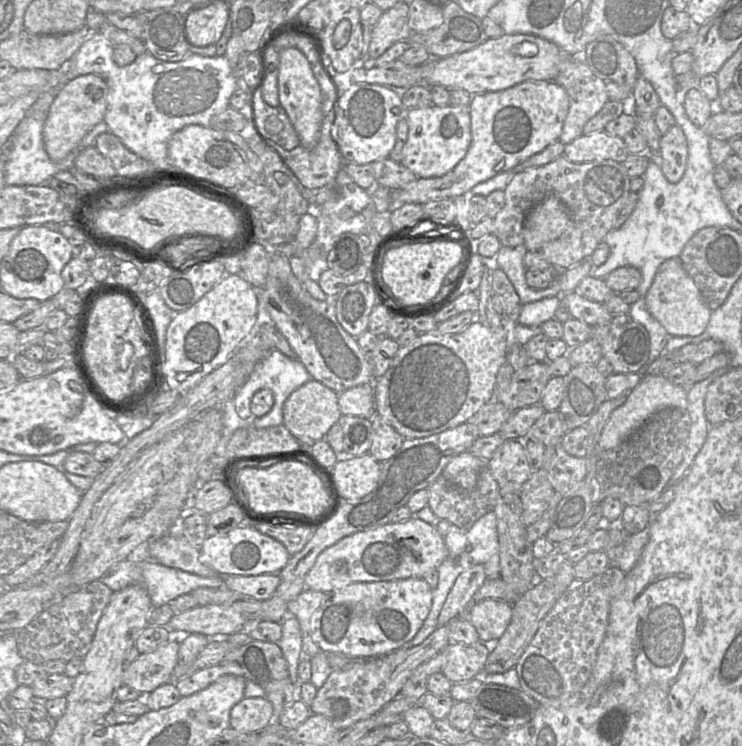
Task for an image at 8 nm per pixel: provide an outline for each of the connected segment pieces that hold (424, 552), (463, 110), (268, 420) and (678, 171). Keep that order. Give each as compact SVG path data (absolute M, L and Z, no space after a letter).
M412 517L401 523L388 523L372 530L357 532L346 536L336 544L325 549L305 577L305 588L330 592L356 582L378 582L406 578L422 578L430 571L437 570L447 558L448 551L436 528L423 520Z
M432 106L408 109L408 138L401 164L418 178L440 177L451 171L467 154L471 144L471 118L468 106Z
M272 350L264 359L257 363L248 379L236 392L233 398L235 411L241 419L251 417L250 403L253 395L261 389L269 389L274 396L274 405L267 414L256 417L253 420L253 426L261 429L283 425L283 405L285 401L294 390L311 379L311 375L298 359L289 358L279 350Z
M672 126L661 135L658 149L658 162L665 178L673 184L678 183L686 170L688 146L682 129Z

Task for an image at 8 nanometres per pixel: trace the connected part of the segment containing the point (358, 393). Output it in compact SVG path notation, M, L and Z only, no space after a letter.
M363 384L338 394L338 407L342 415L372 419L376 415L373 384Z

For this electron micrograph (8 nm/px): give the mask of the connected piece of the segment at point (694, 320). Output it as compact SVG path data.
M670 258L659 266L649 290L643 297L649 313L661 323L670 336L698 336L705 331L709 323L712 310L705 303L698 286L679 258Z

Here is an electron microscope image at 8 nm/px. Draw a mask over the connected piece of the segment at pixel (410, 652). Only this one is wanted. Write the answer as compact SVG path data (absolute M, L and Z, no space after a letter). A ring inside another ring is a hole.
M445 625L438 627L415 647L401 648L372 659L352 659L344 667L334 670L324 685L318 688L310 706L311 713L327 717L337 730L343 730L375 715L400 693L405 682L420 665L440 653L450 643L449 628Z

